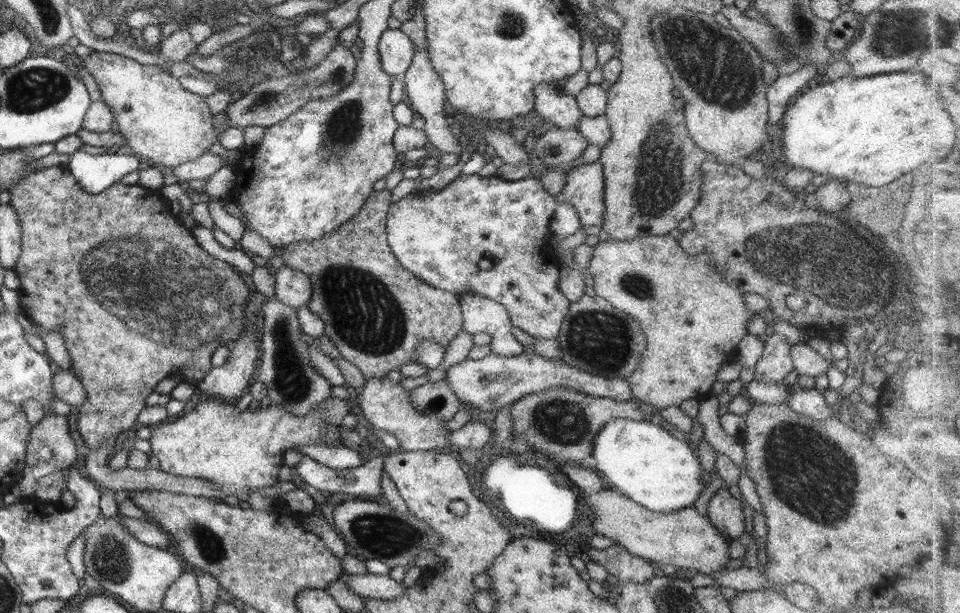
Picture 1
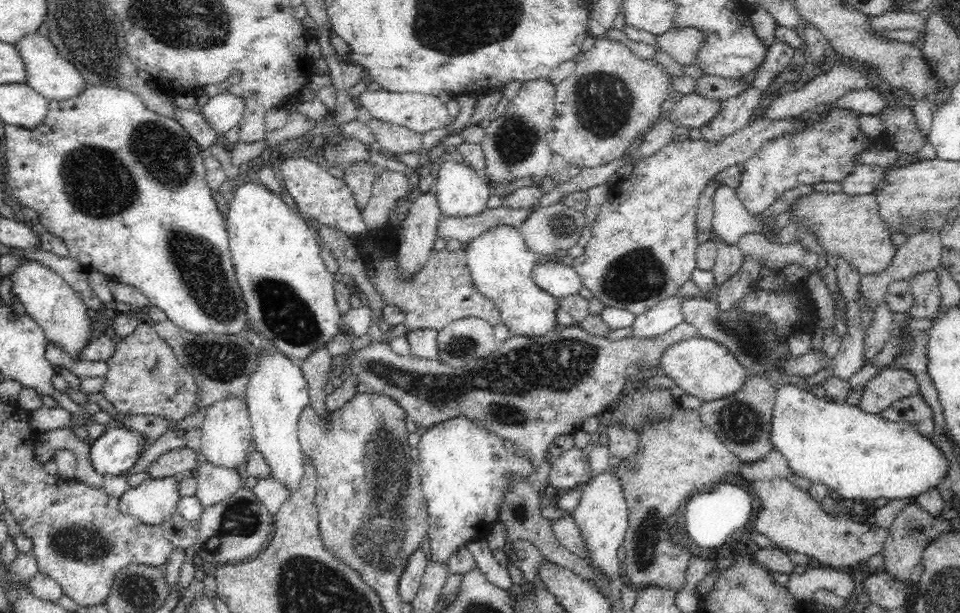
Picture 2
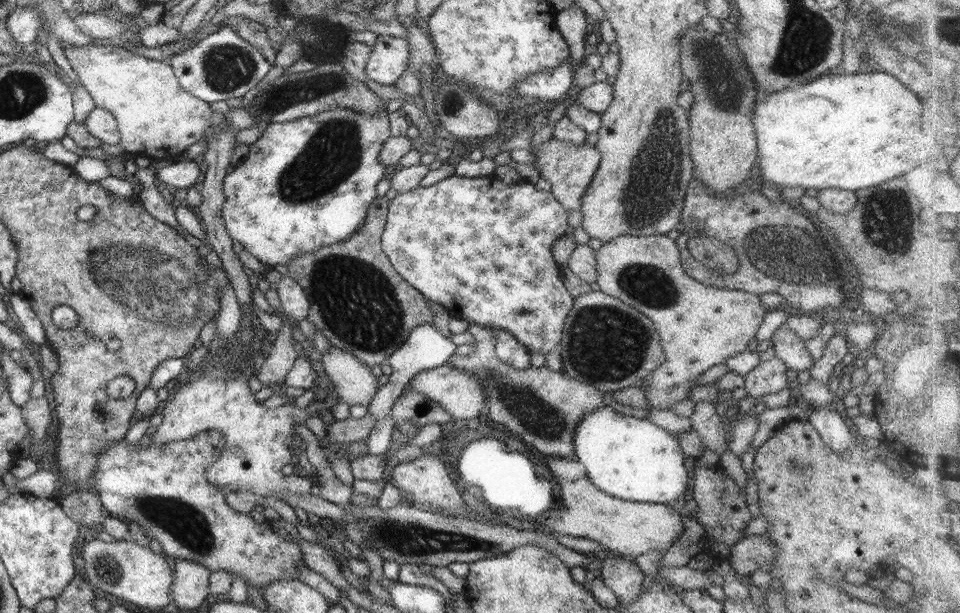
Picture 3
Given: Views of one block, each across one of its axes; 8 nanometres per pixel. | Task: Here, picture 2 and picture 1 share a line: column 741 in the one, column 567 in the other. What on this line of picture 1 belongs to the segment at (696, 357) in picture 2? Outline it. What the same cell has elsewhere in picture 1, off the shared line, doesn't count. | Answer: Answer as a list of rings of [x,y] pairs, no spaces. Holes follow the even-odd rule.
[[[532,351],[516,356],[500,356],[490,353],[483,359],[468,359],[451,366],[446,371],[445,378],[452,391],[458,397],[459,404],[478,410],[500,410],[506,405],[512,405],[520,398],[546,392],[548,388],[566,386],[572,390],[578,390],[588,396],[609,398],[617,401],[634,400],[633,392],[628,380],[622,378],[608,378],[594,373],[584,372],[576,367],[567,365],[564,362],[556,365],[554,359],[546,359]]]

